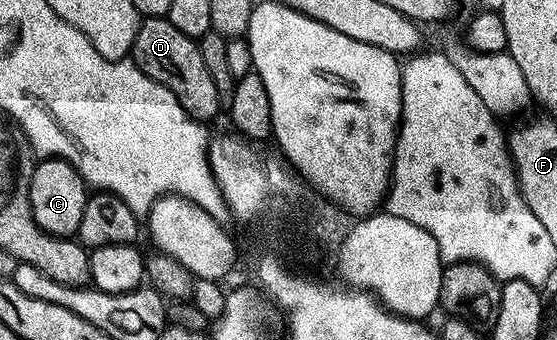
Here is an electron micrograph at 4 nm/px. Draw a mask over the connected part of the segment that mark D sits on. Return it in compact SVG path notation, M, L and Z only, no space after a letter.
M147 17L140 22L130 58L141 69L141 73L165 85L165 89L177 97L185 113L192 119L208 121L215 114L220 114L217 85L213 85L213 77L205 65L205 57L201 57L198 42L185 37L185 33L176 29L166 17Z

